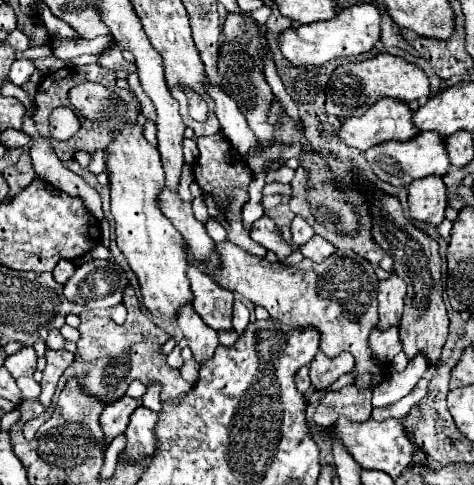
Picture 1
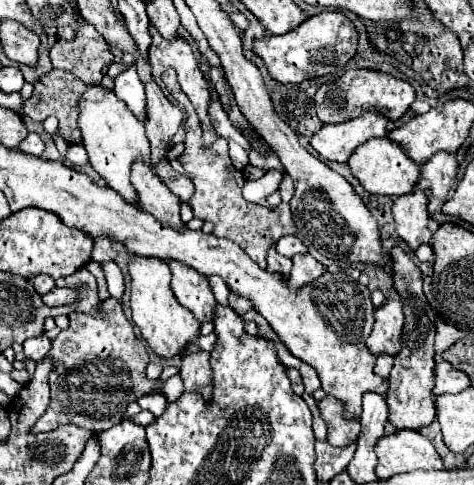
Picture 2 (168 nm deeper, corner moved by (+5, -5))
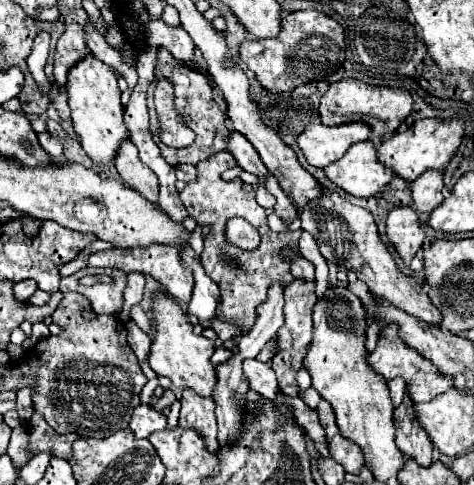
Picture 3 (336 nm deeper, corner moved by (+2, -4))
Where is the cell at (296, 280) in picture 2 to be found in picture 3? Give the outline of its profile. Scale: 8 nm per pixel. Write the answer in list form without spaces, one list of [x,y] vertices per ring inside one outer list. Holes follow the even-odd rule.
[[[294,278],[286,288],[284,288],[286,304],[284,304],[284,316],[286,322],[278,330],[278,342],[280,350],[272,358],[272,370],[276,372],[278,384],[282,386],[282,392],[290,398],[298,396],[298,384],[296,384],[296,374],[302,368],[302,358],[306,354],[306,346],[312,340],[312,306],[316,302],[316,282],[302,282],[302,278]]]

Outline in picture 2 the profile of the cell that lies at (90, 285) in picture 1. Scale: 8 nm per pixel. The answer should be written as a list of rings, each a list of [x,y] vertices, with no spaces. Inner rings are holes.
[[[55,287],[53,291],[45,293],[41,299],[47,307],[55,307],[55,305],[73,305],[73,301],[77,299],[79,291],[73,291],[73,289],[59,289]]]

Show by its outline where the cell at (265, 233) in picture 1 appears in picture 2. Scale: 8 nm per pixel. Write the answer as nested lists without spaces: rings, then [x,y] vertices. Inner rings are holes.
[[[271,247],[269,255],[267,255],[267,261],[269,261],[269,263],[267,263],[267,271],[277,273],[277,275],[283,275],[283,277],[287,279],[289,269],[291,269],[291,259],[279,255],[279,253],[275,251],[275,247]]]

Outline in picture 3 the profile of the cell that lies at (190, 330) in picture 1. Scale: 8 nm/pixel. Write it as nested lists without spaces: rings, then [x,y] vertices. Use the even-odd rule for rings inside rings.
[[[184,390],[180,398],[182,410],[180,410],[180,420],[178,426],[182,428],[194,428],[204,436],[206,448],[210,452],[218,450],[218,440],[216,440],[216,416],[214,416],[214,400],[212,398],[198,398],[194,390]]]

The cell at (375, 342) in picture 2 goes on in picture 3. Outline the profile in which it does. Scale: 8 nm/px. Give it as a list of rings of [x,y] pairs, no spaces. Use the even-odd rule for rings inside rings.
[[[394,324],[384,326],[384,330],[380,332],[376,348],[368,356],[368,364],[378,374],[382,374],[386,380],[392,380],[394,376],[402,376],[408,384],[408,392],[414,402],[430,402],[438,394],[442,394],[454,386],[454,378],[446,378],[446,374],[438,374],[438,370],[434,370],[432,362],[426,362],[426,358],[422,358],[416,350],[410,350],[406,346],[406,342],[402,342],[402,338],[398,338],[398,326],[394,326]]]

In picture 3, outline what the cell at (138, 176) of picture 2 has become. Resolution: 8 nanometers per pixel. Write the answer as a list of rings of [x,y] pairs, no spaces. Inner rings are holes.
[[[124,140],[120,146],[120,152],[116,156],[116,170],[122,176],[122,180],[142,194],[146,200],[156,202],[158,200],[158,178],[156,174],[138,158],[138,150],[130,140]]]

